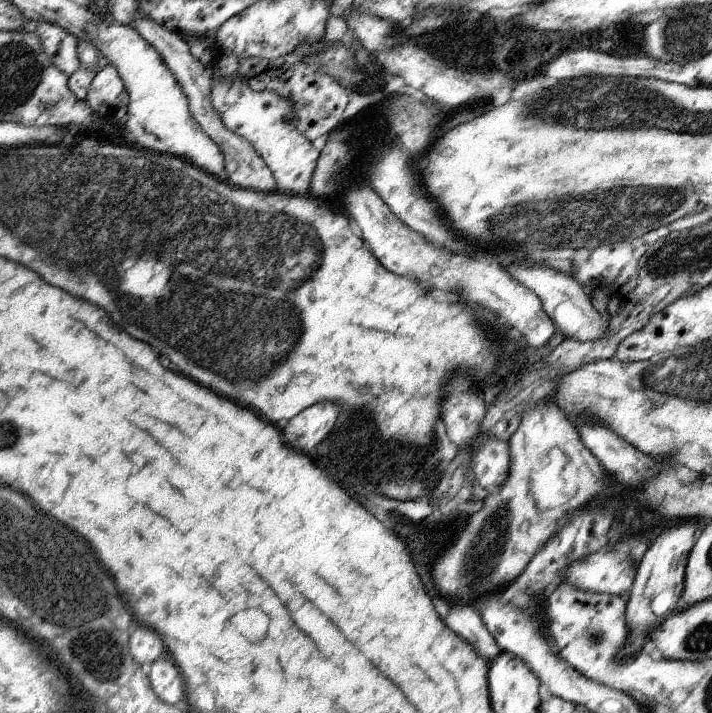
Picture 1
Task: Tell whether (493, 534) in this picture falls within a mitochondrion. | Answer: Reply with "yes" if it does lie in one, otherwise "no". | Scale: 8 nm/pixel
yes

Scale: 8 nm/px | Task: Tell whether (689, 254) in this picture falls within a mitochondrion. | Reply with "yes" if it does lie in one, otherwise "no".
yes

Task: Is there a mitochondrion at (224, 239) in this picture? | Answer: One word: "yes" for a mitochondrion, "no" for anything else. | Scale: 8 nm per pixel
yes

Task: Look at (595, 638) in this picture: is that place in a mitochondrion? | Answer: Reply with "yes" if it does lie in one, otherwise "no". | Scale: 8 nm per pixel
yes

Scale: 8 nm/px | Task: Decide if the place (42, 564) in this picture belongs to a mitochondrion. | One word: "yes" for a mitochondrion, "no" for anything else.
yes

